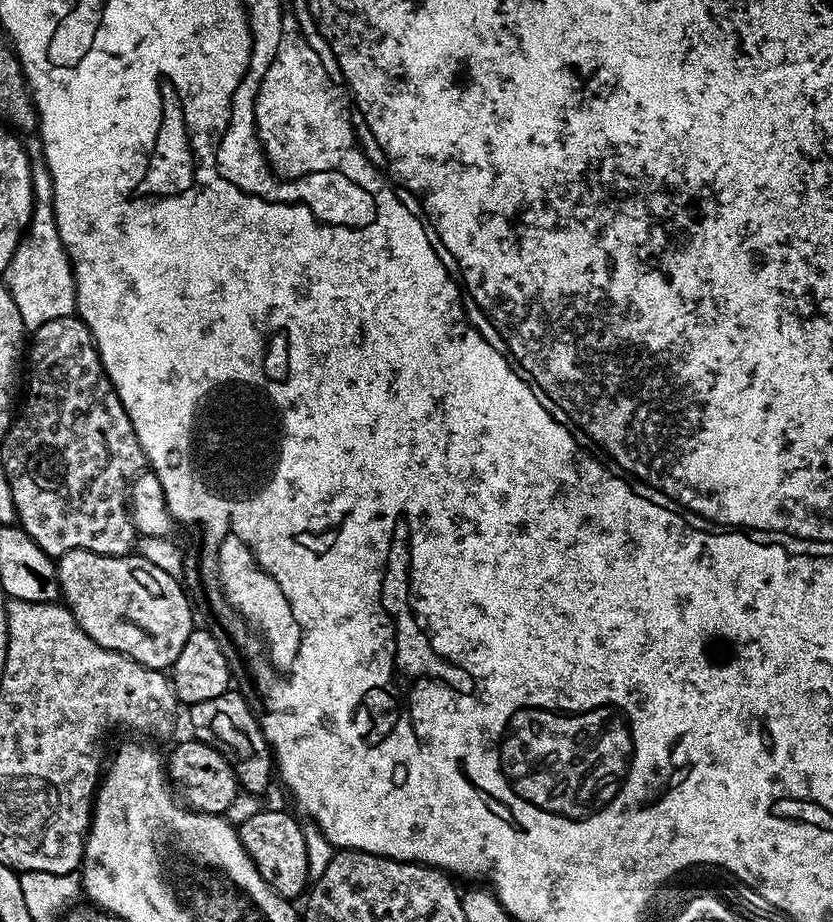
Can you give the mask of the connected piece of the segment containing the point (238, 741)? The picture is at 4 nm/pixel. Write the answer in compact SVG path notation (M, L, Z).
M235 690L218 694L218 698L193 704L187 712L188 720L192 723L191 735L228 759L228 765L236 775L239 791L263 797L272 776L274 780L274 761L272 750L260 729L257 713L248 709L247 702Z

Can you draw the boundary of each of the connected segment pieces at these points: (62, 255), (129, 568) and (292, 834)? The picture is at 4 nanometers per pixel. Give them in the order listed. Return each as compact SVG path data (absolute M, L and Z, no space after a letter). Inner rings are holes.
M43 166L33 167L32 176L32 217L6 273L8 289L28 330L50 322L50 318L62 318L76 312L76 279L68 252L58 234L52 178Z
M79 548L62 554L56 560L56 577L63 603L74 614L80 629L90 634L98 646L120 652L147 668L161 670L171 669L178 654L182 654L182 646L186 646L186 638L190 638L194 627L194 608L181 581L166 574L166 570L158 570L154 562L146 562L146 558L139 554L107 556Z
M262 810L254 814L254 818L246 818L246 822L239 824L238 831L242 846L261 878L284 900L299 901L310 884L306 838L301 821L296 821L288 812Z

